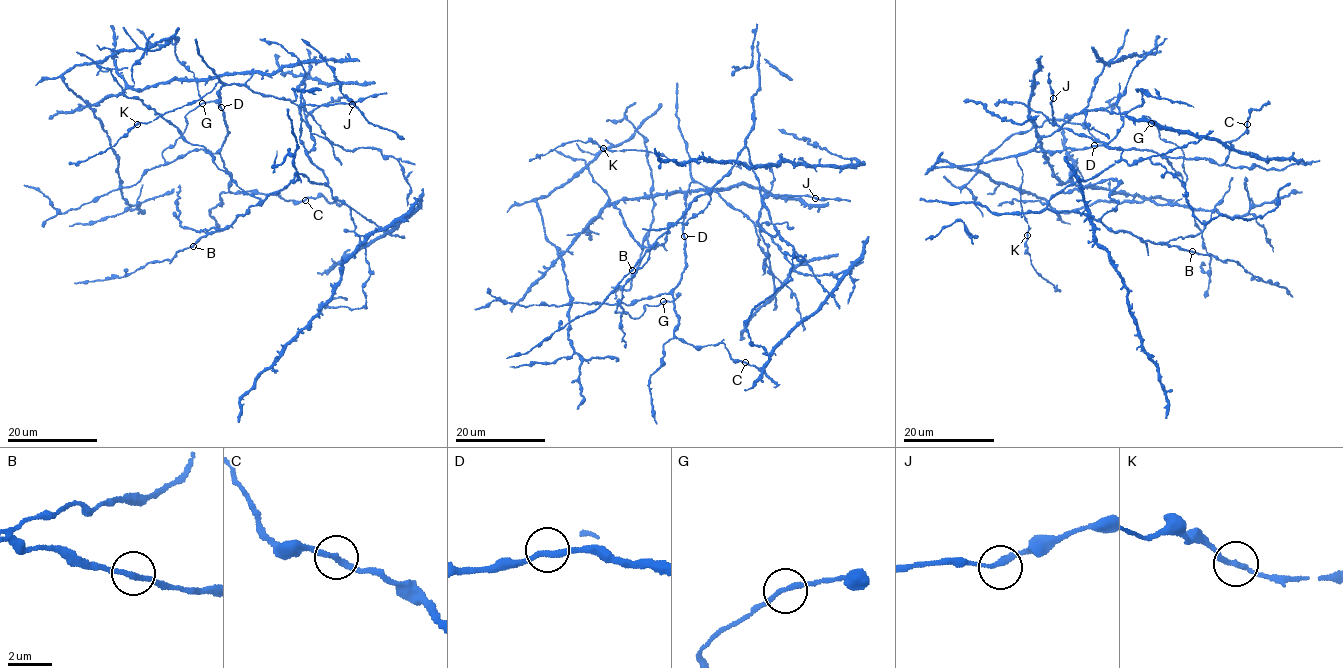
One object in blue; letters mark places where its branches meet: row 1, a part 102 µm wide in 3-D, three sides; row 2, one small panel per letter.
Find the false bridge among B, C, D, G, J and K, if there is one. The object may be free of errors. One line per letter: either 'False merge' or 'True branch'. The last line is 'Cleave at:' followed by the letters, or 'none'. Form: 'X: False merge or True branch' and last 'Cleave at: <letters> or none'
B: True branch
C: True branch
D: True branch
G: True branch
J: True branch
K: True branch
Cleave at: none

